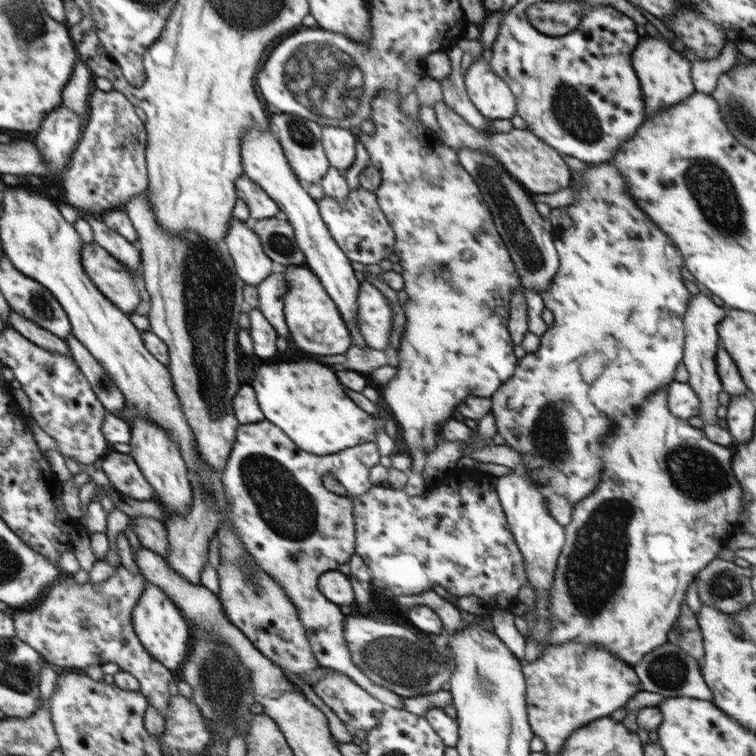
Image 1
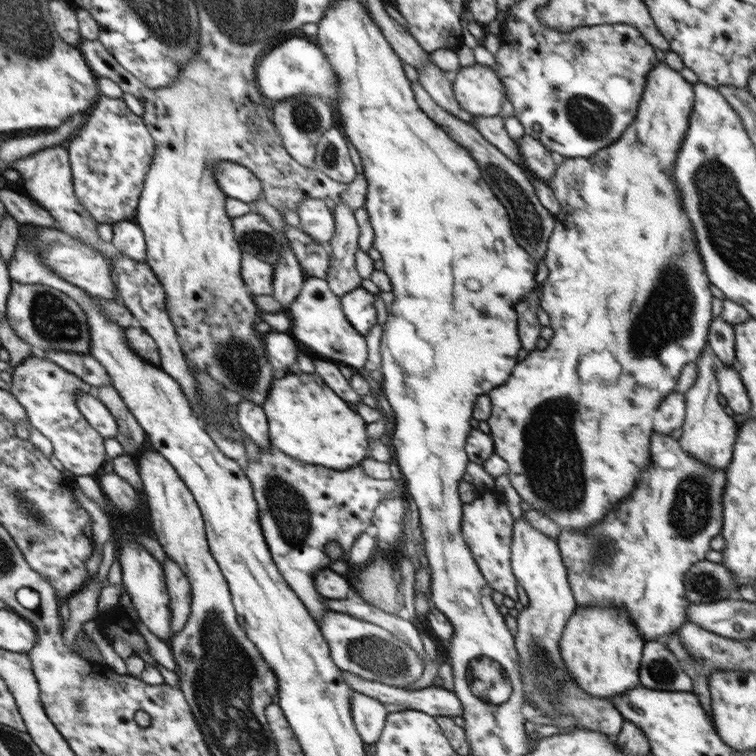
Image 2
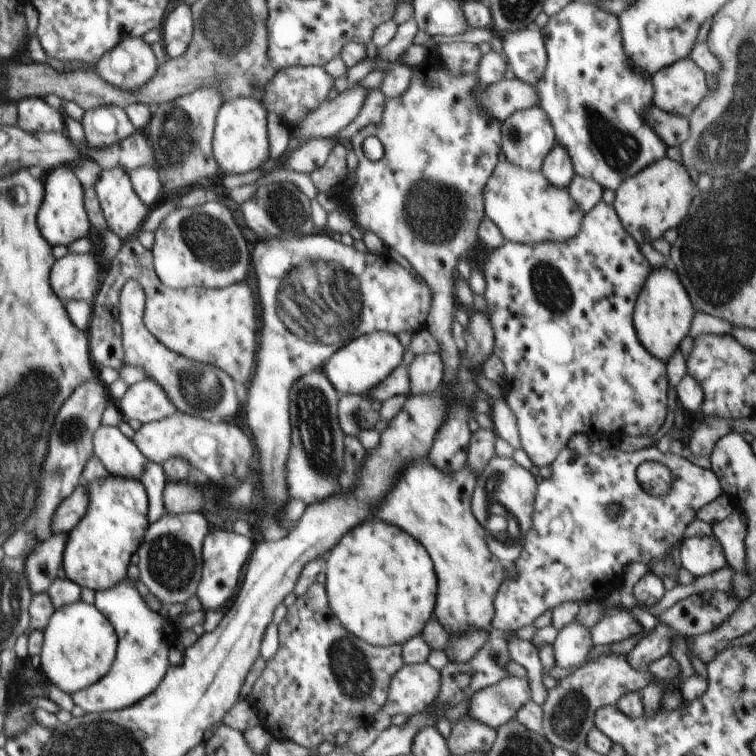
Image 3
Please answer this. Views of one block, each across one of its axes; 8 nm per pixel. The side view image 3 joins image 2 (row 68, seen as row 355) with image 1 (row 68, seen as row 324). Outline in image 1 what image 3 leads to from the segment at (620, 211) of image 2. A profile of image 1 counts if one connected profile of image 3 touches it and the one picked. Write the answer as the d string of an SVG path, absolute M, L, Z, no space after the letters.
M649 34L644 37L640 36L631 60L634 72L636 72L641 84L646 117L663 112L663 110L686 100L696 91L691 78L692 63L684 57L683 53L678 53L672 48L666 34L659 37L653 37Z

